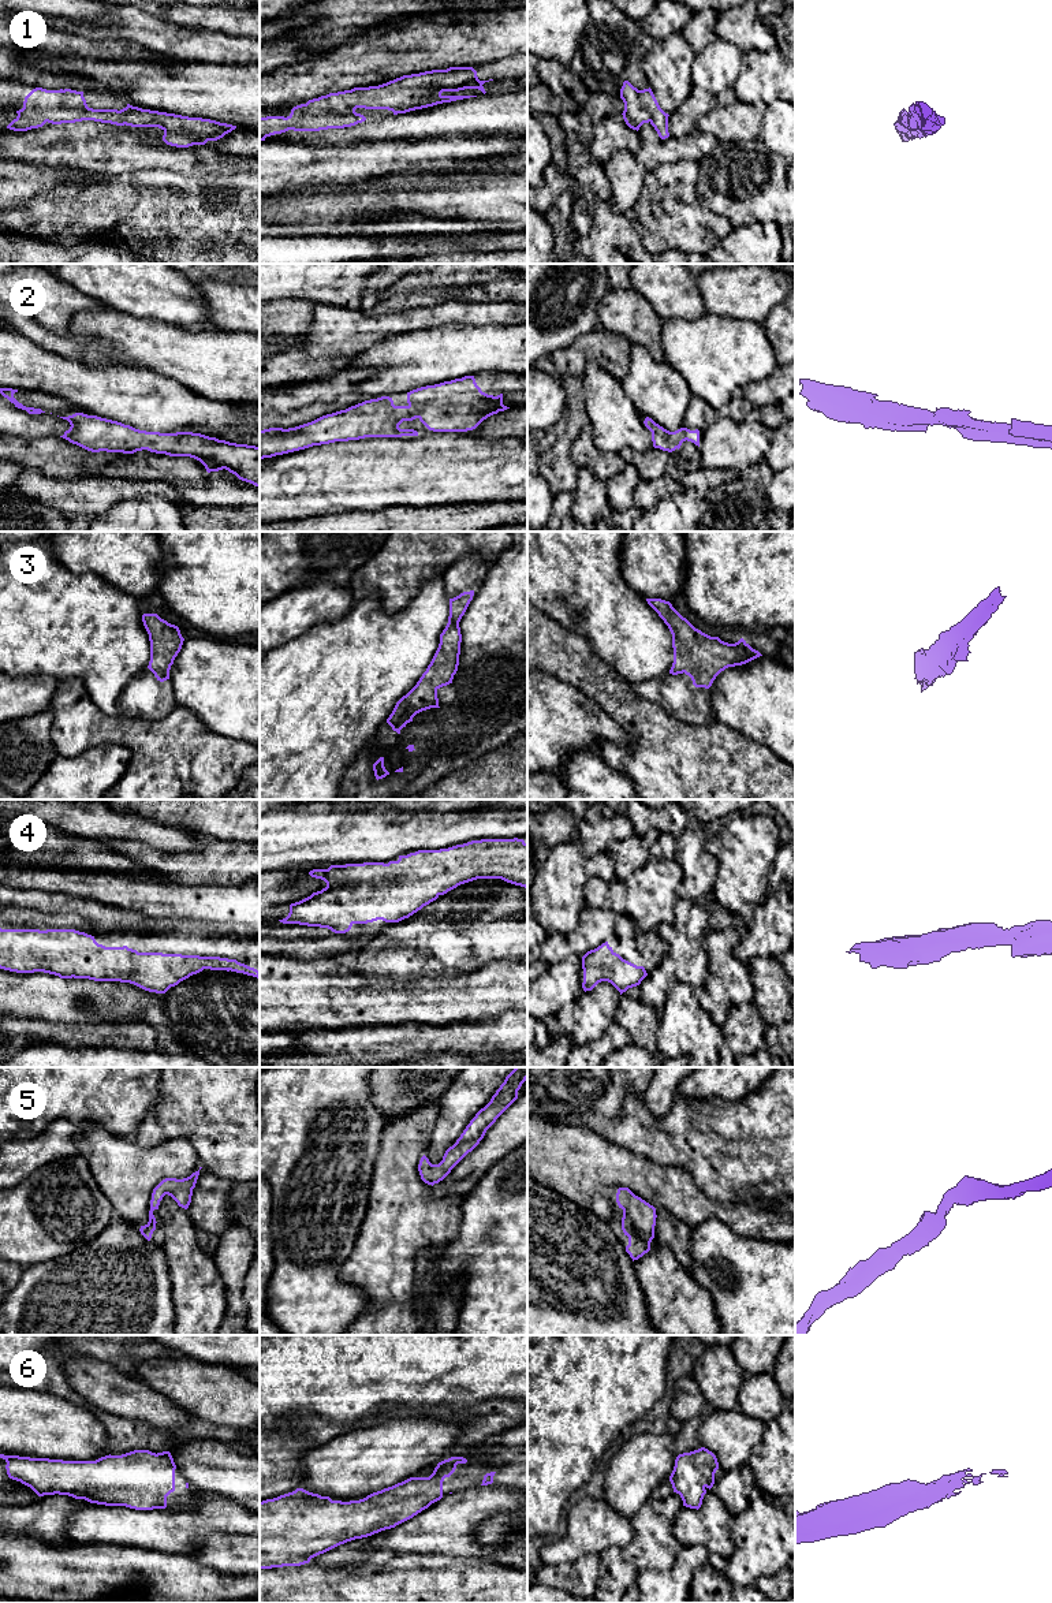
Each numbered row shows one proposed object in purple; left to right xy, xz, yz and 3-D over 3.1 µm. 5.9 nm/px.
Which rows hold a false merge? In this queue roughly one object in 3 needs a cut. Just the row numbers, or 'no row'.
no row

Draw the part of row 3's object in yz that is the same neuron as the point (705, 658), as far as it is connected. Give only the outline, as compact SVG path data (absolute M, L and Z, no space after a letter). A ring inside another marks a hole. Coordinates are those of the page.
M646 599L672 634L674 663L669 674L686 674L695 687L709 689L728 667L746 664L760 656L743 638L735 644L710 637L695 629L669 601Z

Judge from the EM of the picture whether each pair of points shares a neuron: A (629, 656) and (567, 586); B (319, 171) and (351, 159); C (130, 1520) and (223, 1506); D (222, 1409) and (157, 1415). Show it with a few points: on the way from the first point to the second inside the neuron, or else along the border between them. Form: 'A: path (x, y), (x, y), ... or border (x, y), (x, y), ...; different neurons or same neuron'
A: path (623, 638), (585, 600); same neuron
B: path (327, 164), (343, 164); same neuron
C: path (153, 1524), (200, 1523); same neuron
D: border (160, 1394), (194, 1417); different neurons

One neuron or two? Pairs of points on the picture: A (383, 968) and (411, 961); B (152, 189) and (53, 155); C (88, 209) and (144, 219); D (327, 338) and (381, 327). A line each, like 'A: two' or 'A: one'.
A: one
B: two
C: one
D: one

